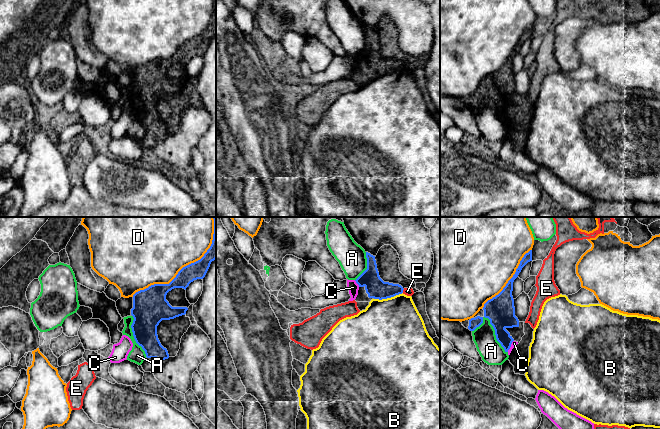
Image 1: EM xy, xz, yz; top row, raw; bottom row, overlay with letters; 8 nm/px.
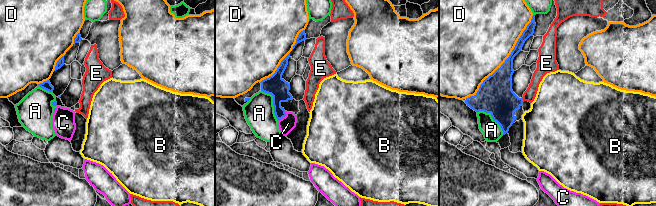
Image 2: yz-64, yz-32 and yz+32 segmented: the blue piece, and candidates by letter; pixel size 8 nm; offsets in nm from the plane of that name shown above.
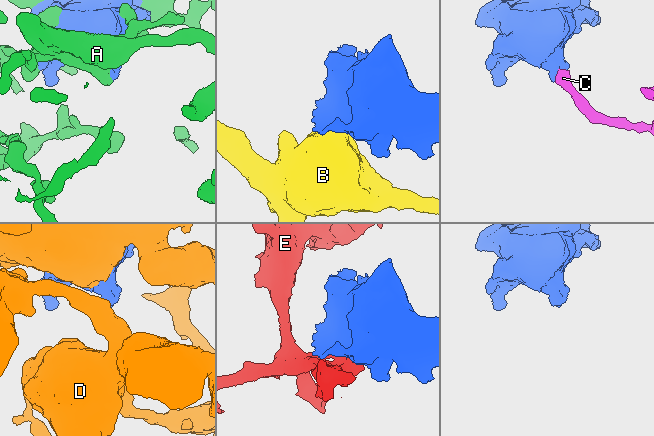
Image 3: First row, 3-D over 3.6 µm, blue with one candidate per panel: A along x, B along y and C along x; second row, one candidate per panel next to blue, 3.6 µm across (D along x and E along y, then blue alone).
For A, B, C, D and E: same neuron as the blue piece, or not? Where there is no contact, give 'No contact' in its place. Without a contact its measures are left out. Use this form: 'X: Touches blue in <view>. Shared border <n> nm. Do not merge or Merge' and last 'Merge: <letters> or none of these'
A: Touches blue in yz. Shared border 360 nm. Do not merge
B: Touches blue in xz. Shared border 240 nm. Do not merge
C: Touches blue in xz. Shared border 70 nm. Do not merge
D: Touches blue in xy. Shared border 900 nm. Do not merge
E: Touches blue in xz. Shared border 40 nm. Do not merge
Merge: none of these

